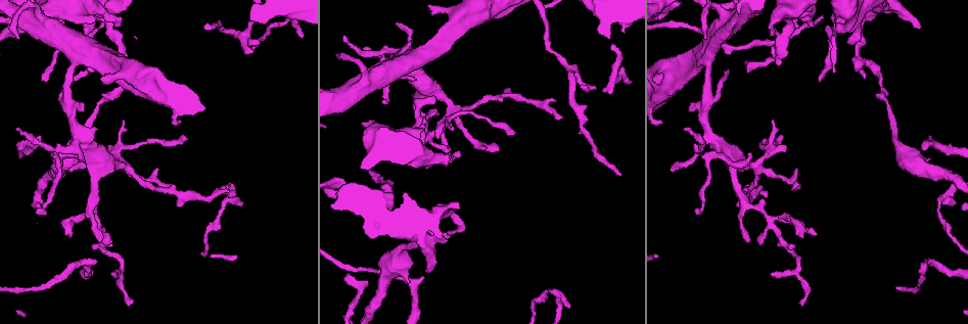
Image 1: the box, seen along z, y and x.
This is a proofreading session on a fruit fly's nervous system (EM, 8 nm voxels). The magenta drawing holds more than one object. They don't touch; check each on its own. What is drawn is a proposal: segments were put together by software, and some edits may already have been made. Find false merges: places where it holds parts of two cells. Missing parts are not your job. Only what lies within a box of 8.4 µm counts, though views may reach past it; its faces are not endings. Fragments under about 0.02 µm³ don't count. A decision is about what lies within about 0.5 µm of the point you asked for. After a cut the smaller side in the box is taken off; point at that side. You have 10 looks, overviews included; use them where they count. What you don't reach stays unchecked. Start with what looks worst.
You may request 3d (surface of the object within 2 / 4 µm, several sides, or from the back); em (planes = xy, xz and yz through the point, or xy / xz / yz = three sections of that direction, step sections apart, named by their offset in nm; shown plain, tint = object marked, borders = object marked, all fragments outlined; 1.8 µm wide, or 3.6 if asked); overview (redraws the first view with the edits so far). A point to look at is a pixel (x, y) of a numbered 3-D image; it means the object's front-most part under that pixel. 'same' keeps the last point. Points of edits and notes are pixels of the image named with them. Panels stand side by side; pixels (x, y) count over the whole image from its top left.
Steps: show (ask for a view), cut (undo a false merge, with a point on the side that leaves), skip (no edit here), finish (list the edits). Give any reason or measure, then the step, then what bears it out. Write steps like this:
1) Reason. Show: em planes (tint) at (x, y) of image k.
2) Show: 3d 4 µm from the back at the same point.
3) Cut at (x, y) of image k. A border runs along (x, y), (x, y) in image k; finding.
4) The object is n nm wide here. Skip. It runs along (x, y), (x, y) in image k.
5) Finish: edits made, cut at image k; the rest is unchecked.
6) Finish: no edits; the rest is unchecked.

Thin neck. Show: em 3.6 µm planes (tint) at (98, 217) of image 1.

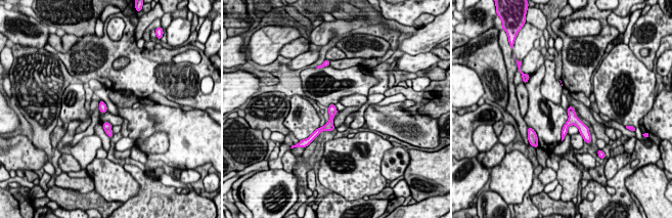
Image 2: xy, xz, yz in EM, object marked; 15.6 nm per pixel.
Skip. It runs along (332, 106), (330, 122), (319, 130) in image 2; one cell here.

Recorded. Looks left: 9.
Abrupt turn. Show: 3d 4 µm at (929, 262) of image 1.

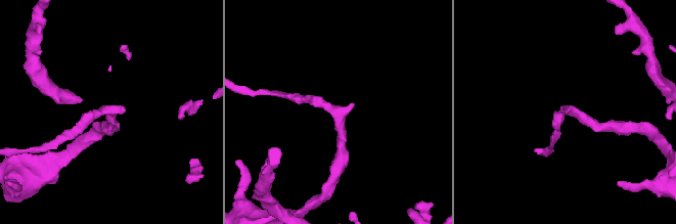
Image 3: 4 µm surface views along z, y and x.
Now the EM. Show: em yz step 16 (tint) at (336, 110) of image 3.

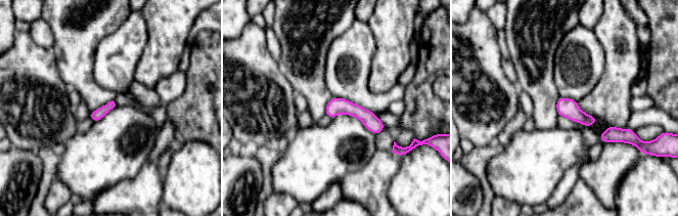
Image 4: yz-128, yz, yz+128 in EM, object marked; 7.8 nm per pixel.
Cut it another way. Show: em xz step 16 (tint) at the same point.

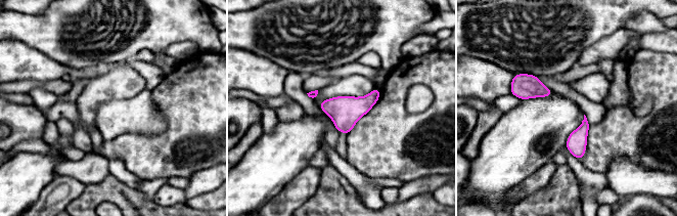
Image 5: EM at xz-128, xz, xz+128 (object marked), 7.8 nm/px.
The object is 240 nm wide here. Skip. One cell here.

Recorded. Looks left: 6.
Three-way junction. Show: 3d 4 µm from the back at (85, 19) of image 1.

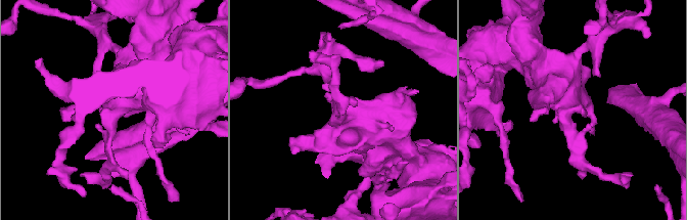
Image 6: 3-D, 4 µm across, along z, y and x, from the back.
Shape alone is not enough. Show: em 3.6 µm xz step 4 (tint) at (565, 109) of image 6.

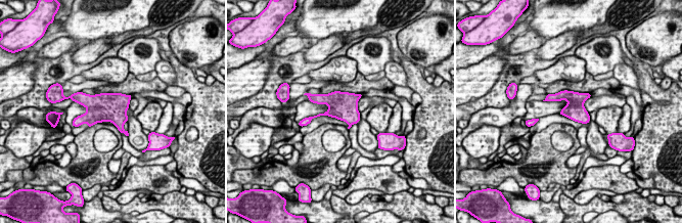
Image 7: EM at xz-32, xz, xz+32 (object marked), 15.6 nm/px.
Cut it another way. Show: em 3.6 µm planes (tint) at the same point.

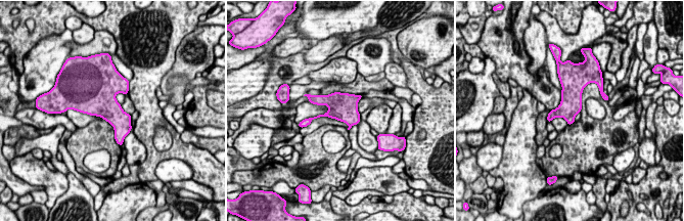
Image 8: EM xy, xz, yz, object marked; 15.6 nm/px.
Skip. Continuous, no second cell.

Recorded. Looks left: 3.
Sharp bend. Show: em xz step 4 (tint) at (730, 156) of image 1.

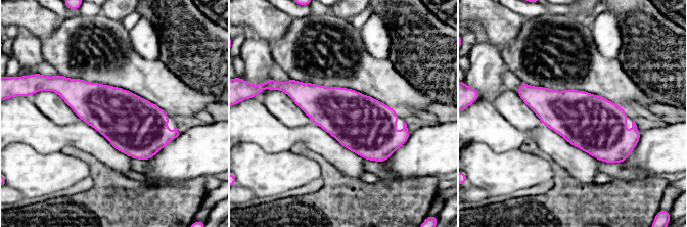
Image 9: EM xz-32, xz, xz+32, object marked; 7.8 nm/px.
Another direction. Show: em planes (borders) at the same point.

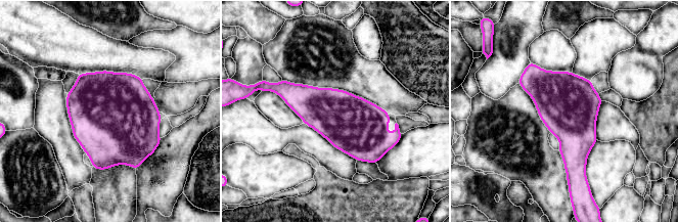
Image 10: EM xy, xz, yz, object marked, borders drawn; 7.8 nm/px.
The object is 440 nm wide here. Skip. One cell here.

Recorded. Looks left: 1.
Finish: no edits; the rest is unchecked.

